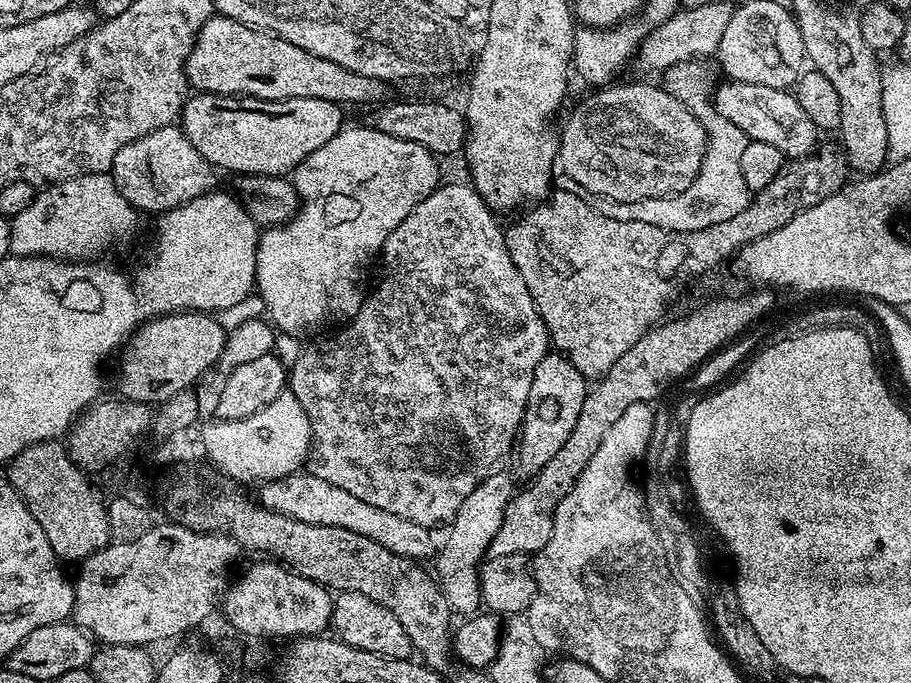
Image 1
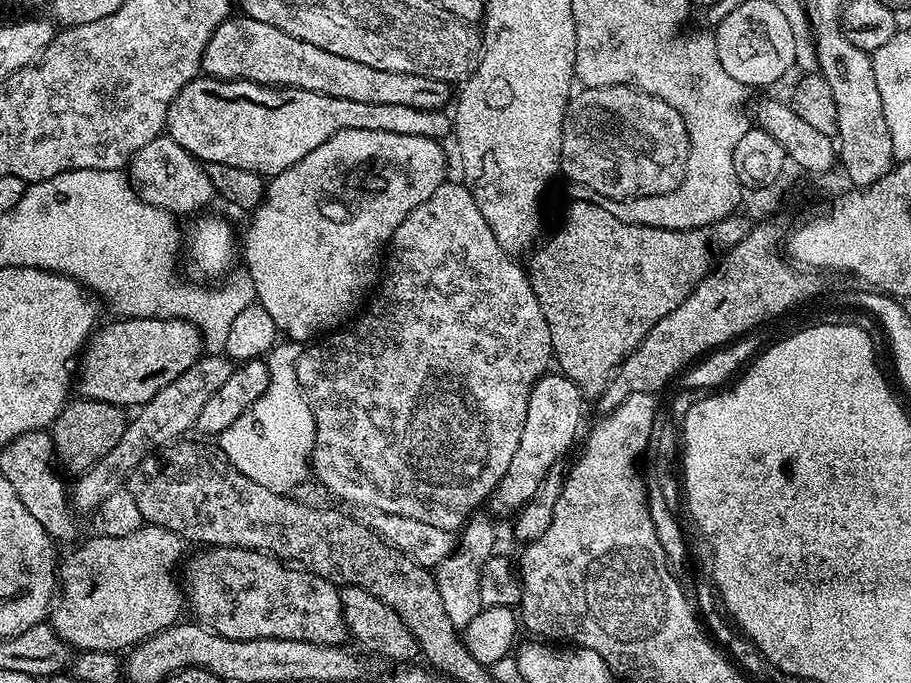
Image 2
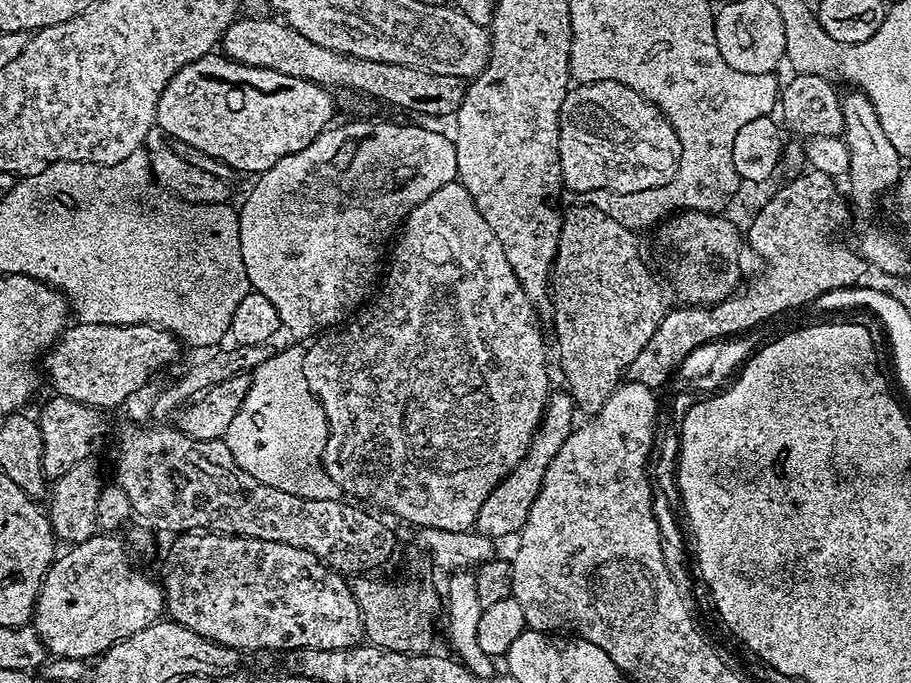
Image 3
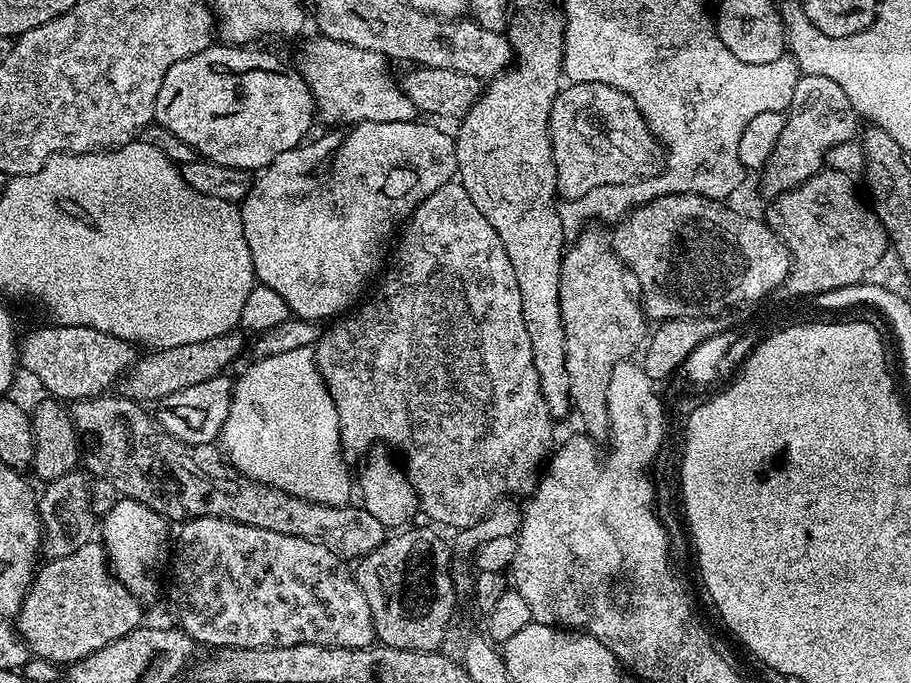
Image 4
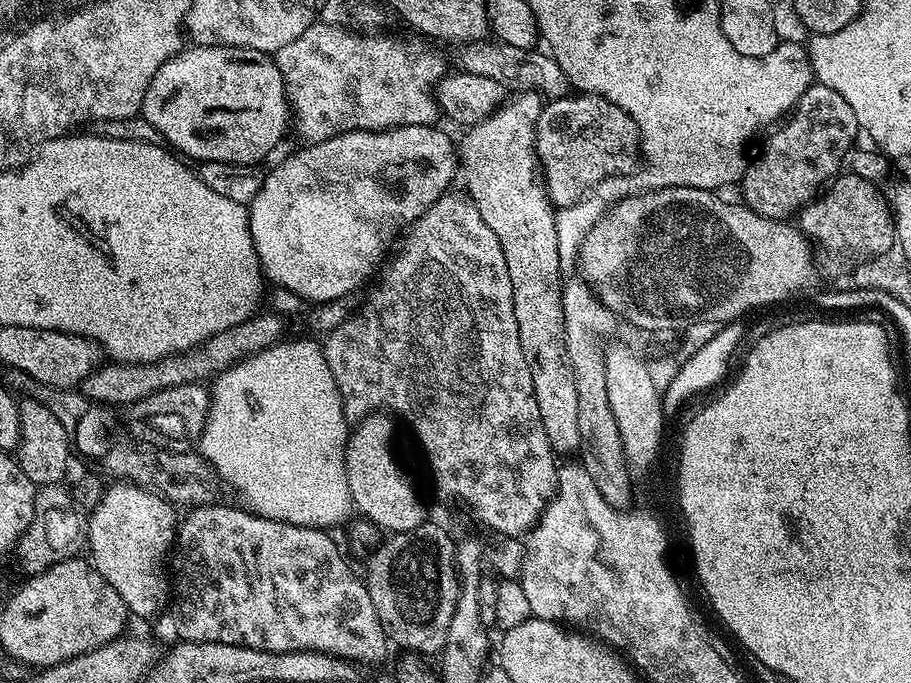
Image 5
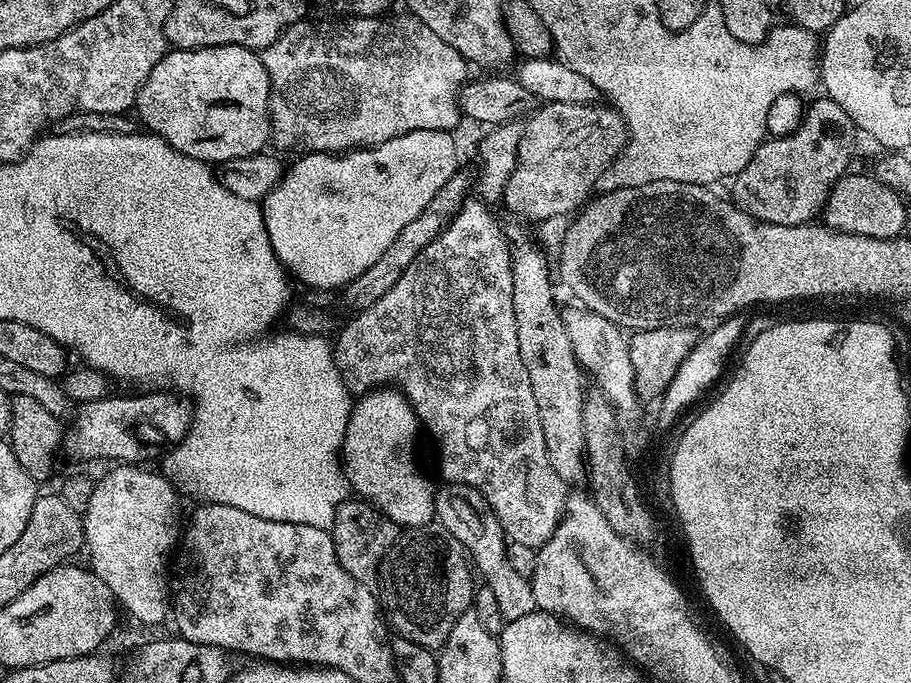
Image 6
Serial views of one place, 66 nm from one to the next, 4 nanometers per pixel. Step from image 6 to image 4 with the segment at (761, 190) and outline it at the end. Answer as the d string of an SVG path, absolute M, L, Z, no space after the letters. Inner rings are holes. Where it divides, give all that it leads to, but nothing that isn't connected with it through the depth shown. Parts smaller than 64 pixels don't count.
M801 75L784 118L776 145L769 150L760 172L760 188L768 198L780 196L806 182L806 178L825 167L828 149L857 135L858 117L854 106L850 106L850 98L846 98L842 86L830 82L830 78Z

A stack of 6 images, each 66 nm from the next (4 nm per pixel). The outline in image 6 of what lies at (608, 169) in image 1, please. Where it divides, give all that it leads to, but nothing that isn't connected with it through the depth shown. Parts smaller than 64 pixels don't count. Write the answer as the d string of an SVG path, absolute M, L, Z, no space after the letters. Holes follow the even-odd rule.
M595 102L570 105L544 104L523 125L516 165L504 187L502 204L516 216L539 222L555 216L571 217L593 195L602 170L609 168L624 150L628 126L611 106Z

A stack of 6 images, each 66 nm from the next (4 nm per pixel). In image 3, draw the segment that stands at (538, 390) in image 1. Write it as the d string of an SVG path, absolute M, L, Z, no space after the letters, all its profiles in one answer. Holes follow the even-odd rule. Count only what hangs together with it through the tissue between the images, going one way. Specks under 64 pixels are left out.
M553 391L549 395L548 402L544 405L544 417L532 436L530 450L526 450L526 458L522 458L522 462L518 462L512 473L502 482L498 482L494 490L490 490L486 502L482 502L482 510L478 510L475 531L493 538L515 537L519 533L526 518L530 518L530 506L534 506L534 498L538 498L538 490L542 490L542 482L546 478L550 462L554 462L554 454L562 450L562 442L566 442L566 438L572 433L572 419L575 416L578 416L578 409L567 391Z

